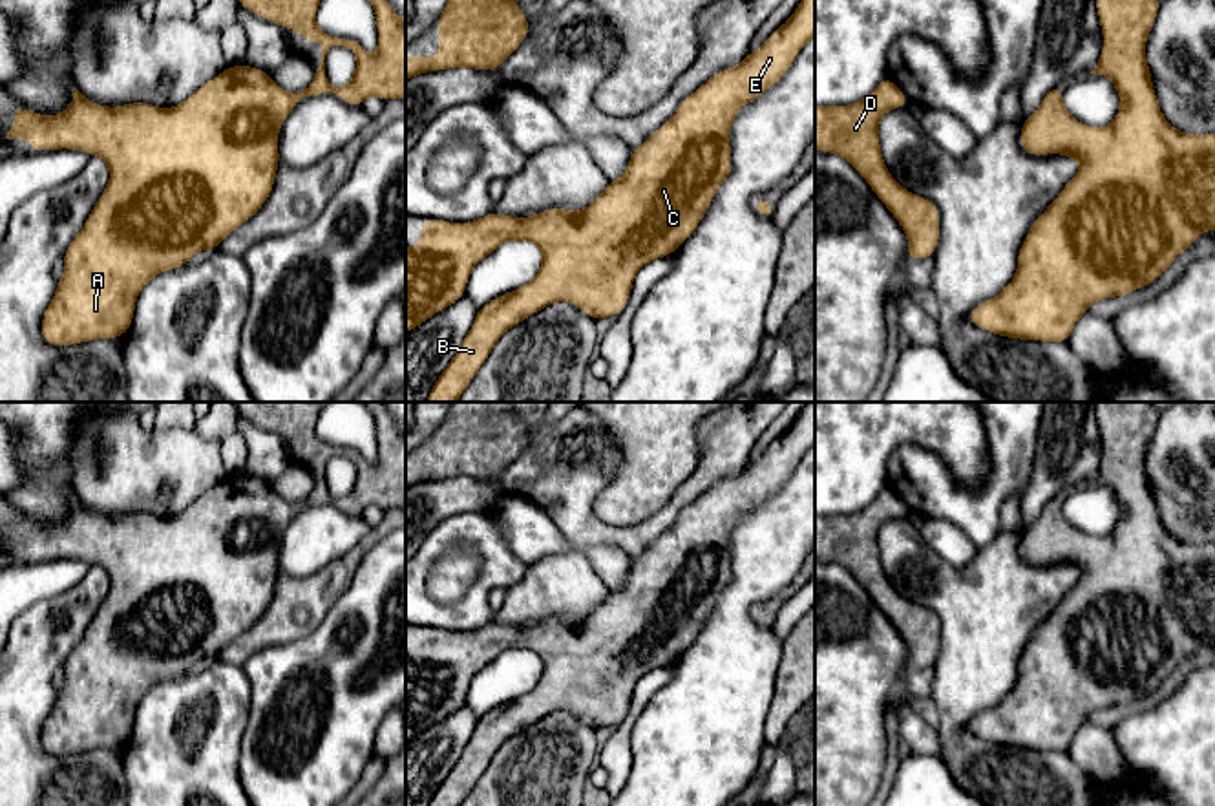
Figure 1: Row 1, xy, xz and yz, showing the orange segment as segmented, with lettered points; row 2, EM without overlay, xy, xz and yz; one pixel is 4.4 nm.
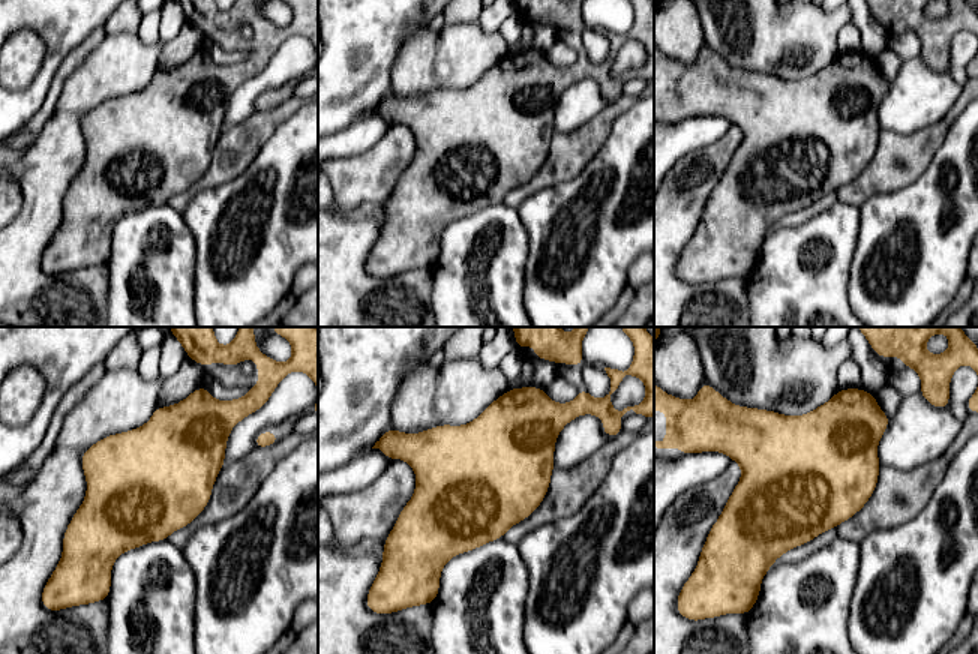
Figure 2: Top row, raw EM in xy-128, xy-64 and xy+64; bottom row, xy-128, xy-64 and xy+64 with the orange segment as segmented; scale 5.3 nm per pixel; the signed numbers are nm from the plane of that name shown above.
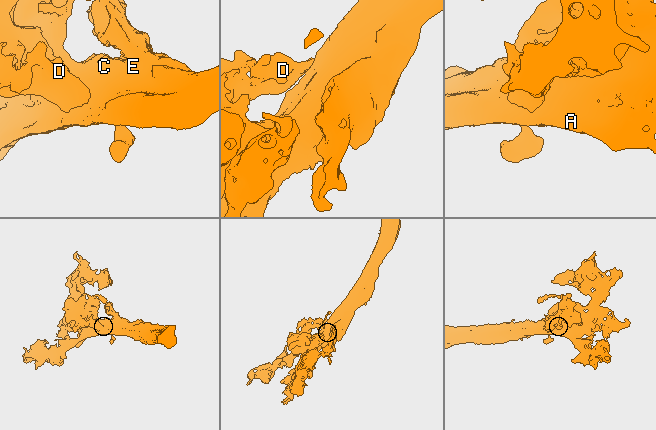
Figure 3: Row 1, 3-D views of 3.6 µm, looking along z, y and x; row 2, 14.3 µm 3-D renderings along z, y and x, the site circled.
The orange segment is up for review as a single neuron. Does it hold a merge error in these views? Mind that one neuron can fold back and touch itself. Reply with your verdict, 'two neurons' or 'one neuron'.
one neuron

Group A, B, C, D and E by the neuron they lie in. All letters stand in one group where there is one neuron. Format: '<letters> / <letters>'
A B C D E

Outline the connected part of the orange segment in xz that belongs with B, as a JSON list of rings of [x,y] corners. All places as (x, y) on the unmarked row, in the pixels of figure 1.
[[[806,402],[786,433],[756,461],[747,462],[740,473],[714,483],[680,512],[660,539],[639,557],[632,557],[623,587],[608,589],[607,599],[581,621],[555,616],[528,627],[513,627],[493,618],[488,625],[468,632],[424,627],[420,654],[406,656],[406,744],[460,709],[473,676],[501,652],[530,651],[543,662],[543,673],[532,691],[477,718],[473,735],[428,806],[460,806],[499,748],[550,713],[572,711],[594,729],[616,727],[629,711],[636,682],[649,671],[674,663],[700,634],[718,596],[733,583],[729,543],[734,525],[773,497],[811,448],[815,448],[815,402]]]

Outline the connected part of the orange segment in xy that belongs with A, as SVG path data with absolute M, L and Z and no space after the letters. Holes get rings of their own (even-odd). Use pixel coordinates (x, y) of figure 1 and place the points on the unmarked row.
M323 402L234 404L247 420L283 439L296 439L301 450L322 453L322 473L305 499L289 503L270 488L270 483L239 473L227 477L174 517L148 512L108 517L79 499L57 526L15 515L7 548L27 548L31 559L38 561L80 559L104 568L110 578L106 599L62 665L64 684L40 733L48 755L122 748L133 731L135 709L153 685L186 674L199 660L217 660L225 645L248 631L274 598L280 576L278 541L303 506L334 503L356 517L369 504L382 510L406 508L406 431L382 402L360 402L376 424L376 464L316 435ZM334 455L345 455L356 468L356 481L342 497L333 497L325 483L323 470Z

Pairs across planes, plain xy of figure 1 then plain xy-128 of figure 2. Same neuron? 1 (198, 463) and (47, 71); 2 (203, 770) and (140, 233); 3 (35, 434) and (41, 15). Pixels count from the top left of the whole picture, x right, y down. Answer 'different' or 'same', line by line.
1: different
2: same
3: same

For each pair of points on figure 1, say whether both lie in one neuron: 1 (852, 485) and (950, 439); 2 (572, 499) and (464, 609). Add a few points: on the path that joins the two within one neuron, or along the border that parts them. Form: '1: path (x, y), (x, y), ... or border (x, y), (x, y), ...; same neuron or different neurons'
1: path (870, 457), (896, 432), (923, 432); same neuron
2: border (528, 565), (528, 571), (519, 580), (505, 587); different neurons

